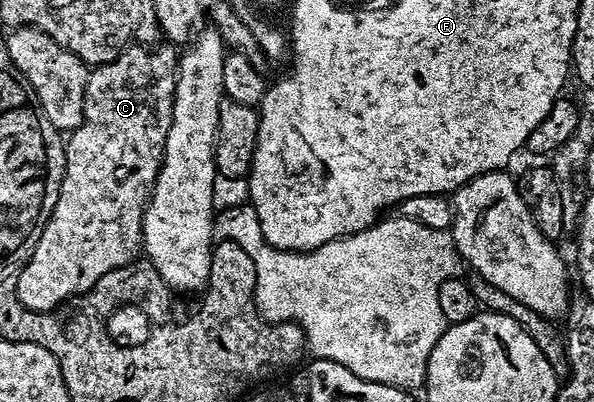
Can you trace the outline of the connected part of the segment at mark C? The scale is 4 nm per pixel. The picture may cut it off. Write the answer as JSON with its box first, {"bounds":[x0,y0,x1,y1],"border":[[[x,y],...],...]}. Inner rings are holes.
{"bounds":[17,42,179,312],"border":[[[134,42],[128,48],[123,49],[111,62],[98,64],[90,71],[89,81],[85,87],[85,121],[68,133],[65,146],[65,173],[59,190],[59,198],[55,202],[49,221],[43,226],[39,242],[29,253],[23,267],[17,274],[17,296],[21,300],[21,305],[25,308],[30,308],[36,312],[52,312],[60,309],[64,300],[70,299],[69,301],[72,301],[74,298],[82,296],[84,292],[92,292],[95,282],[98,282],[103,274],[115,270],[116,267],[127,266],[128,263],[142,255],[141,223],[145,221],[145,208],[149,205],[149,195],[153,193],[153,183],[157,181],[157,175],[161,169],[161,159],[165,153],[165,143],[167,142],[167,130],[171,130],[173,99],[175,98],[175,86],[177,85],[179,52],[176,47],[165,47],[169,48],[152,48]]]}

